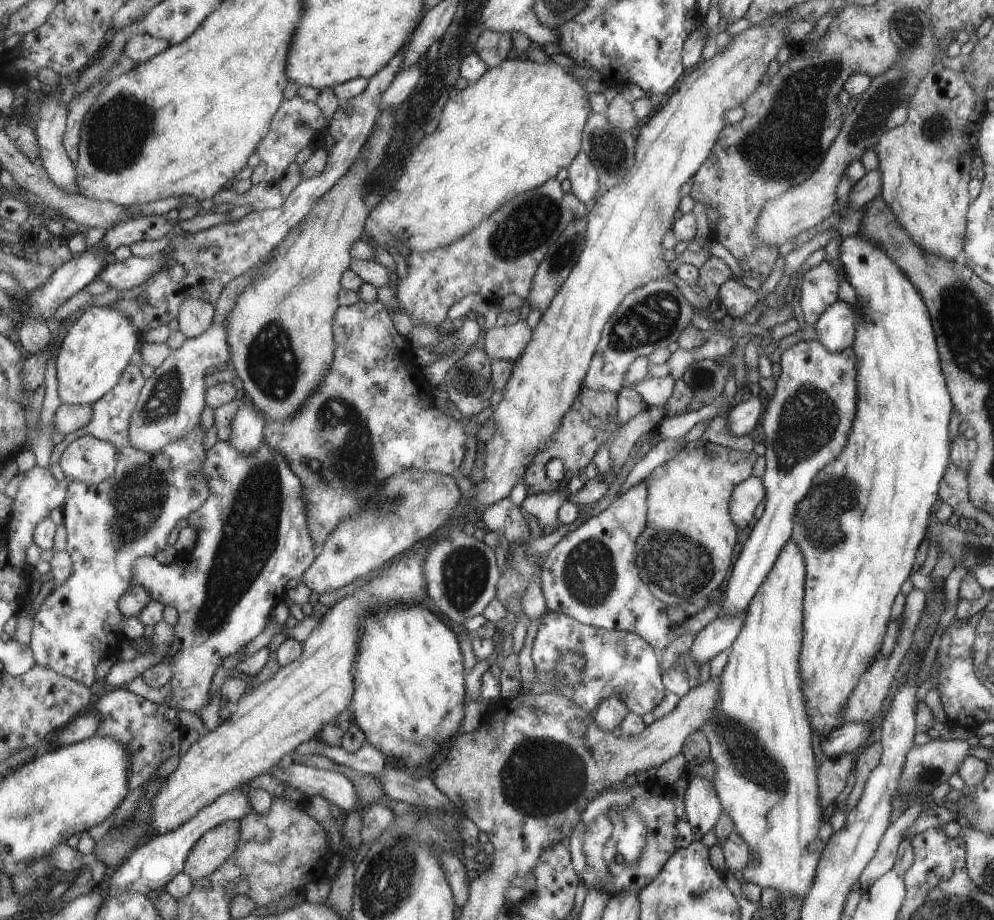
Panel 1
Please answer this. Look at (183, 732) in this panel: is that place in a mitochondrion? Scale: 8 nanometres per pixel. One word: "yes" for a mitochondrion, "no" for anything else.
no

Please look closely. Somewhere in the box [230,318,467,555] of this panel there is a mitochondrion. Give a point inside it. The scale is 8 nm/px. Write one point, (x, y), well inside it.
(339, 463)

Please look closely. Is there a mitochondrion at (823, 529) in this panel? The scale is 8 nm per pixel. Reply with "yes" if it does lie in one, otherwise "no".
yes

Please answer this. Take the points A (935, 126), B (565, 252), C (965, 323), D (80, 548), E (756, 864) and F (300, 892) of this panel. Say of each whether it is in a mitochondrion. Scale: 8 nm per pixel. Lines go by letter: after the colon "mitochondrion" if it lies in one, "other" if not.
A: mitochondrion
B: mitochondrion
C: mitochondrion
D: other
E: other
F: other

